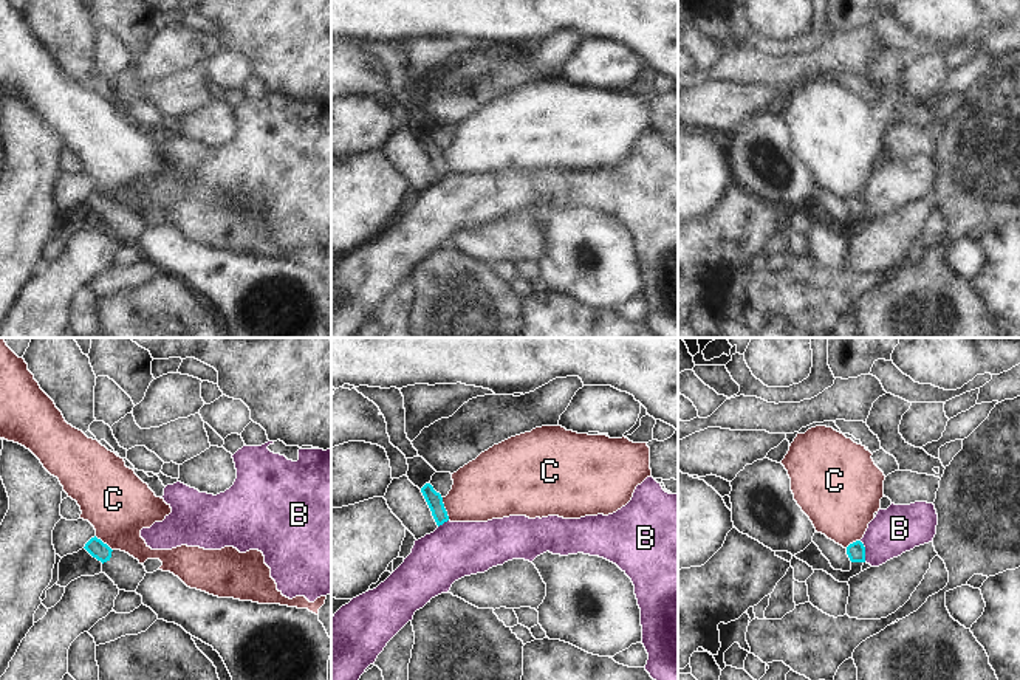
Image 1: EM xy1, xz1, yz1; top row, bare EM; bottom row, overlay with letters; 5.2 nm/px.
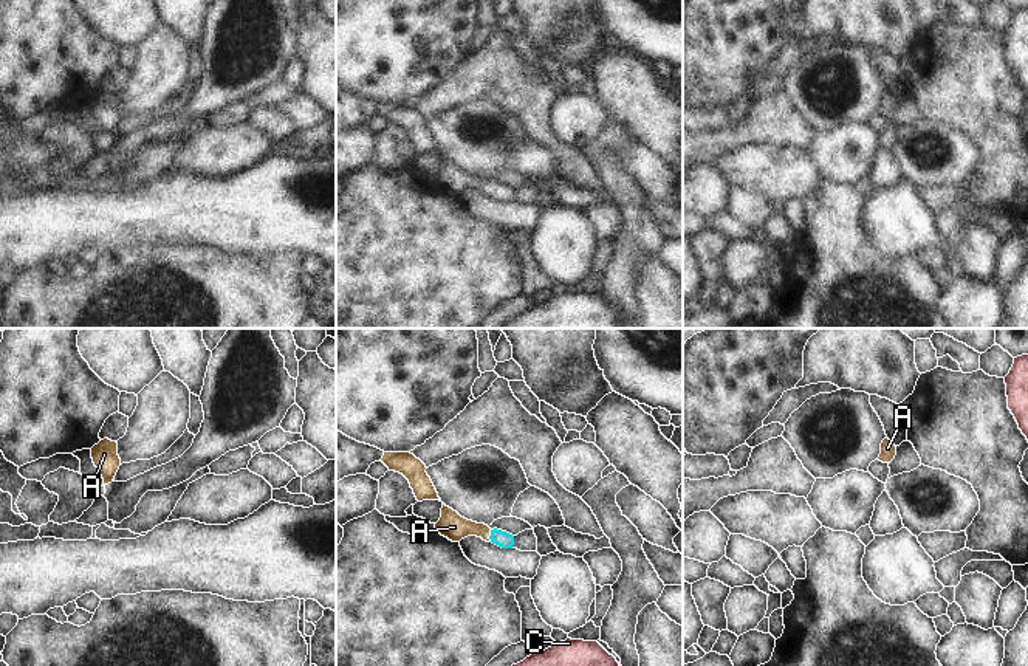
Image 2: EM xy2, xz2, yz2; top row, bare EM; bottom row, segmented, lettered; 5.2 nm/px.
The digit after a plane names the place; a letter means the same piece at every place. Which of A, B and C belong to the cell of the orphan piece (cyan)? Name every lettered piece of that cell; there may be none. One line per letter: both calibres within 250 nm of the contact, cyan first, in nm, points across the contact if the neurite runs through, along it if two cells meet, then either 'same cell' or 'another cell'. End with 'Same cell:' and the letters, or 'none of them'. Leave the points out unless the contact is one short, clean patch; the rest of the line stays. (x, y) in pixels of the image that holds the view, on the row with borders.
A: calibres 90 and 140 nm; way xz2 (503, 539), (490, 536), (482, 530), (454, 527); same cell
B: calibres 100 and 240 nm; border yz1 (859, 541), (865, 550), (865, 561); another cell
C: calibres 90 and 320 nm; border xz1 (441, 497), (449, 519); another cell
Same cell: A

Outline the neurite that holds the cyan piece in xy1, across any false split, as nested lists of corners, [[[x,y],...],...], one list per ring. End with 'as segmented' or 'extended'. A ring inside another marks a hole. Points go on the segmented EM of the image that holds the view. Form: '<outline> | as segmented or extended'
[[[96,536],[91,537],[84,548],[102,562],[102,573],[105,573],[119,590],[136,592],[147,573],[138,559],[125,551],[111,550]]] | extended

